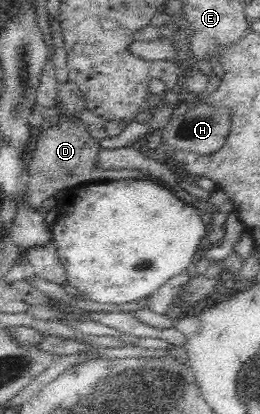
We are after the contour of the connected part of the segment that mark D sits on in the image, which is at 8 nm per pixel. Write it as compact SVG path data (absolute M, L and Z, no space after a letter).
M69 78L66 81L57 84L58 93L56 93L56 105L54 105L54 108L58 109L57 121L60 121L59 124L49 124L52 127L39 130L36 146L30 150L26 158L26 169L29 174L29 176L24 177L26 180L26 204L30 208L34 208L34 210L41 209L43 201L53 197L58 190L70 189L80 183L138 179L157 181L159 185L174 193L175 197L182 199L187 205L192 205L198 213L206 210L211 217L211 224L222 226L226 223L227 213L212 209L214 206L209 202L193 197L178 186L170 187L167 181L163 181L159 177L154 178L150 173L144 174L144 171L138 169L106 170L98 168L95 165L95 159L102 149L101 141L92 137L92 134L89 133L89 125L83 123L79 117L79 113L86 109L85 99L79 85L70 81Z

